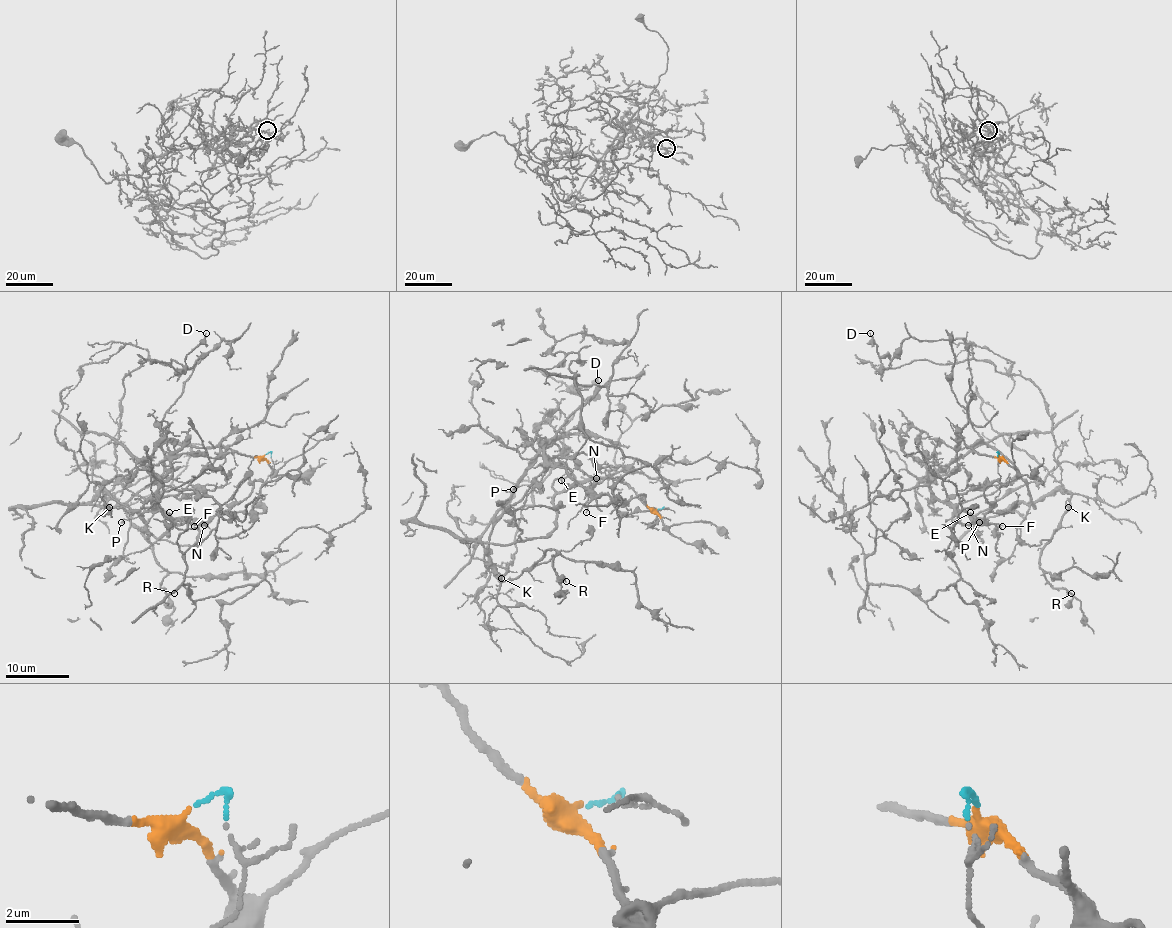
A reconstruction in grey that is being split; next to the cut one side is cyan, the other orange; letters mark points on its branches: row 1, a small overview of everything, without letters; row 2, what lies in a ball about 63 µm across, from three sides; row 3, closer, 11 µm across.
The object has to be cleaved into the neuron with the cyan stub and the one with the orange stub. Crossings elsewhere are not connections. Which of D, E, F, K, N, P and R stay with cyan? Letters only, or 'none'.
E, F, N, P

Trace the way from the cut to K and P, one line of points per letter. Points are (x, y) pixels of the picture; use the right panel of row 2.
K: (1000, 455), (981, 455), (968, 447), (992, 445), (1027, 483), (1035, 507), (1057, 491), (1071, 496), (1068, 507)
P: (1000, 455), (1000, 480), (984, 493), (990, 510), (982, 521), (962, 524), (957, 510), (966, 510), (979, 523)

